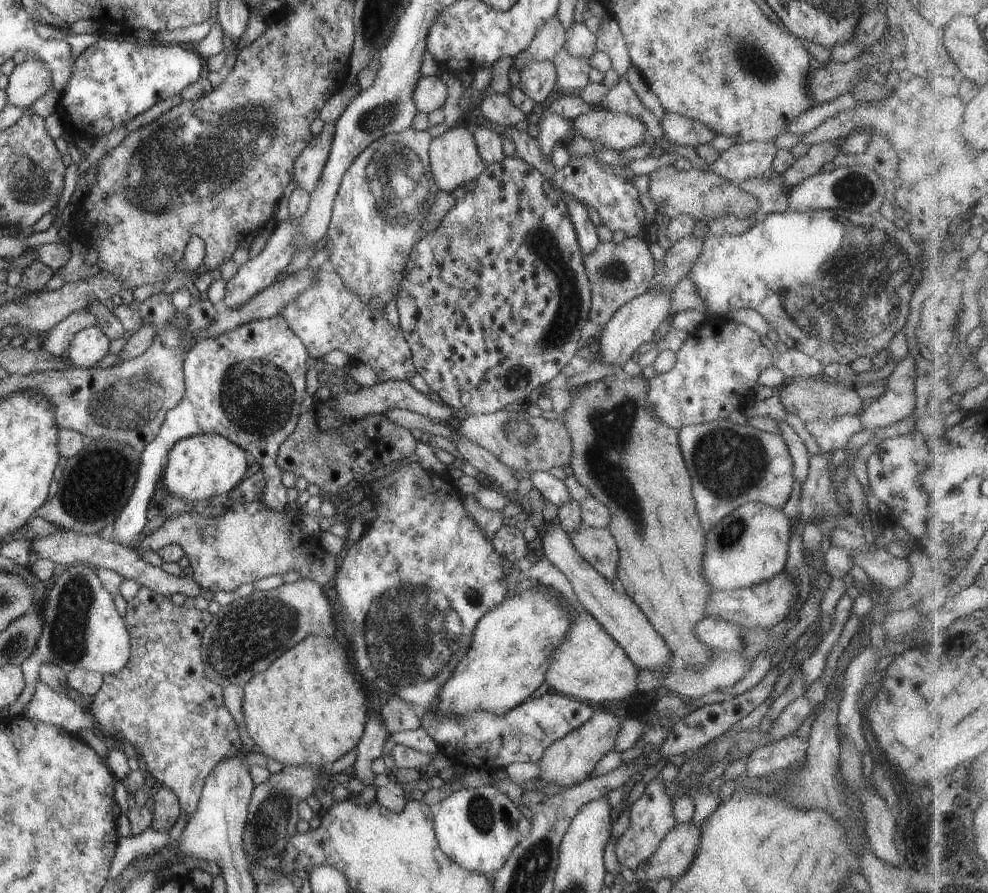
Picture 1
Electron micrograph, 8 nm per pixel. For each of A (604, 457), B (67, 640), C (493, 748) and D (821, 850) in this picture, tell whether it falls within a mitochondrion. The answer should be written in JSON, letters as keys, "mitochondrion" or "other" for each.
{"A":"mitochondrion","B":"mitochondrion","C":"other","D":"other"}

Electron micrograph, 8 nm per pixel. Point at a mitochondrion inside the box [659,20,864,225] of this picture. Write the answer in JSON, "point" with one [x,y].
{"point":[753,60]}

